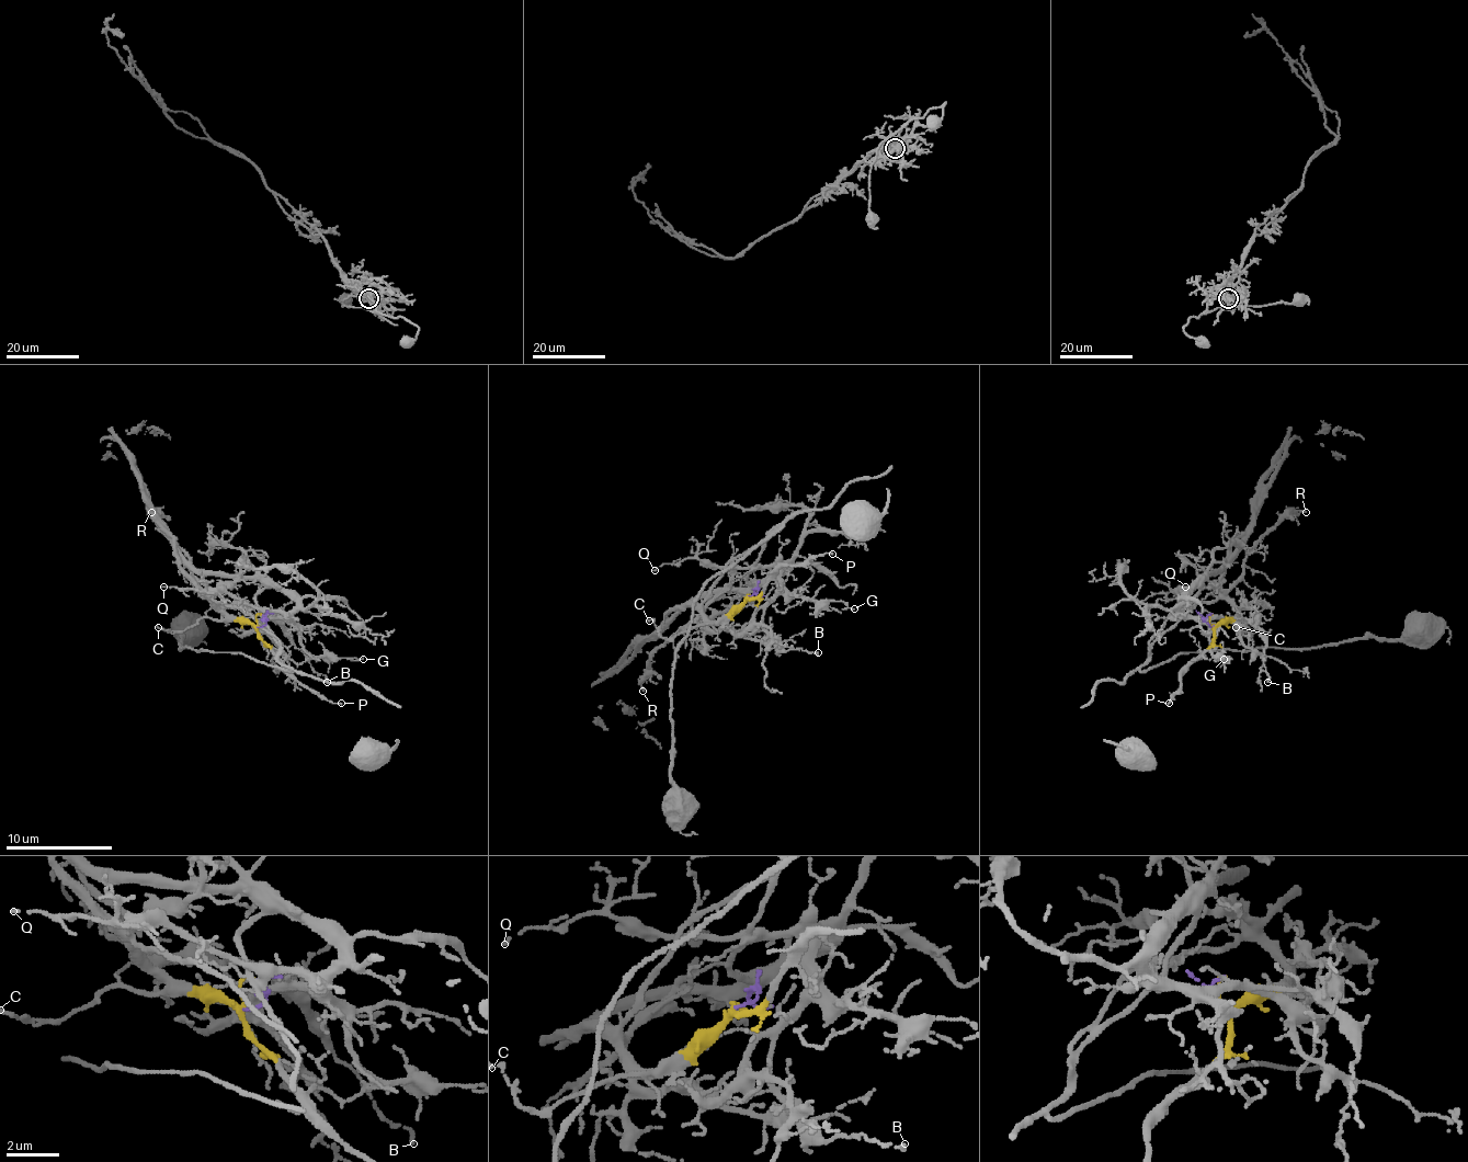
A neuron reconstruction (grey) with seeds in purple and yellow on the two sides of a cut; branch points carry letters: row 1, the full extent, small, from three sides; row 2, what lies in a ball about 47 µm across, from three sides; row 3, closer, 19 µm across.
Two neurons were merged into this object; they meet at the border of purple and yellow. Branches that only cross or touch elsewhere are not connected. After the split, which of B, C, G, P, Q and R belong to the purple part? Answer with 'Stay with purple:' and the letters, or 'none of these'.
Stay with purple: B, G, Q

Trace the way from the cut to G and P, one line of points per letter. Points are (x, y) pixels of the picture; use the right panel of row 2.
G: (1213, 626), (1205, 621), (1210, 613), (1210, 650), (1216, 658), (1224, 658)
P: (1213, 626), (1213, 642), (1181, 674), (1181, 687), (1170, 704)

